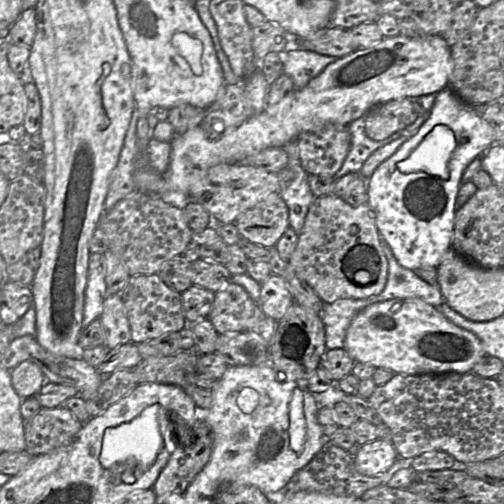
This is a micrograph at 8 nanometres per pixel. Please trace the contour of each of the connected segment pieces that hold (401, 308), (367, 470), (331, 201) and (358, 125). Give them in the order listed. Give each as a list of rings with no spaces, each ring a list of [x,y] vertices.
[[[395,298],[375,303],[360,311],[346,332],[344,349],[355,362],[403,375],[468,373],[486,355],[481,341],[474,333],[453,324],[438,308],[420,298]]]
[[[376,439],[357,447],[354,454],[354,464],[358,473],[373,477],[386,473],[397,458],[398,454],[392,441]]]
[[[335,195],[316,197],[288,263],[324,303],[376,296],[384,290],[388,279],[388,261],[379,242],[379,232],[367,203],[353,207]]]
[[[365,115],[352,121],[347,127],[351,135],[351,147],[342,167],[335,174],[335,179],[350,172],[359,173],[364,162],[374,151],[403,136],[401,130],[380,141],[370,139],[365,132]]]

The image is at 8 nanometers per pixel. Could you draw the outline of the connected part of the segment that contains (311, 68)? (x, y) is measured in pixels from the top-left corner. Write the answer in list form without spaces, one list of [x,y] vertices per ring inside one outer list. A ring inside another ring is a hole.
[[[290,39],[290,46],[286,52],[281,53],[282,72],[292,79],[295,90],[305,87],[311,79],[339,58],[302,49],[297,39]]]

